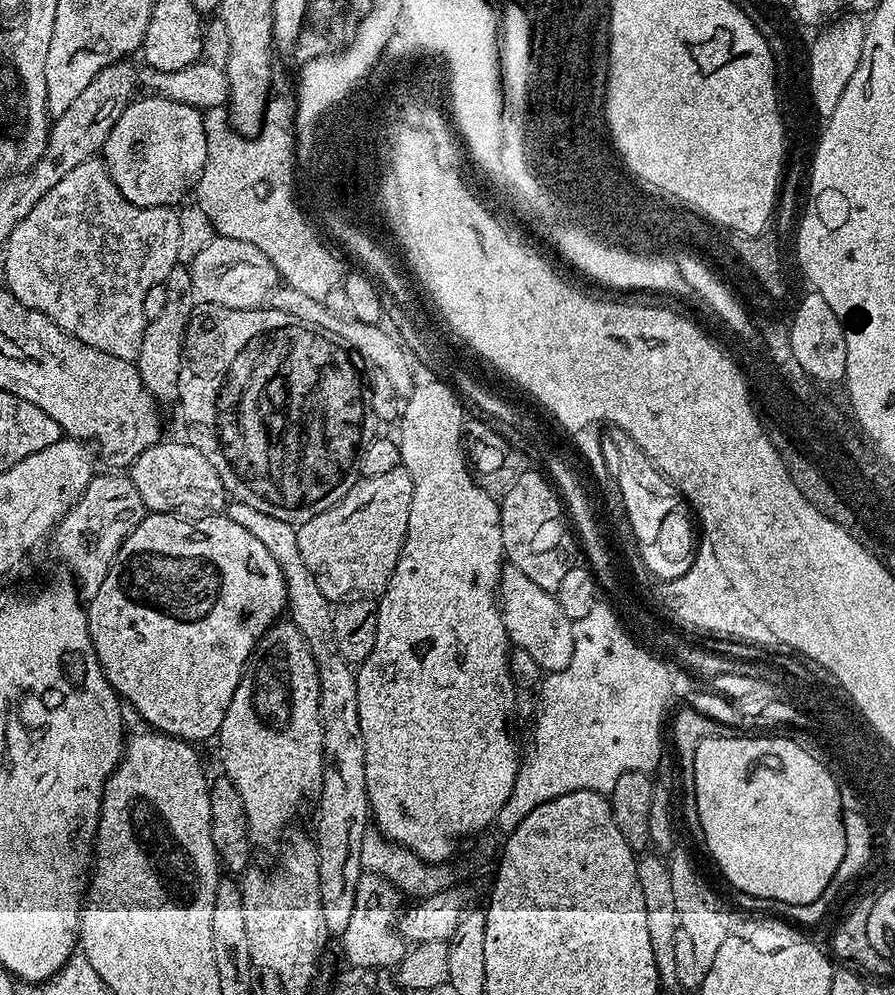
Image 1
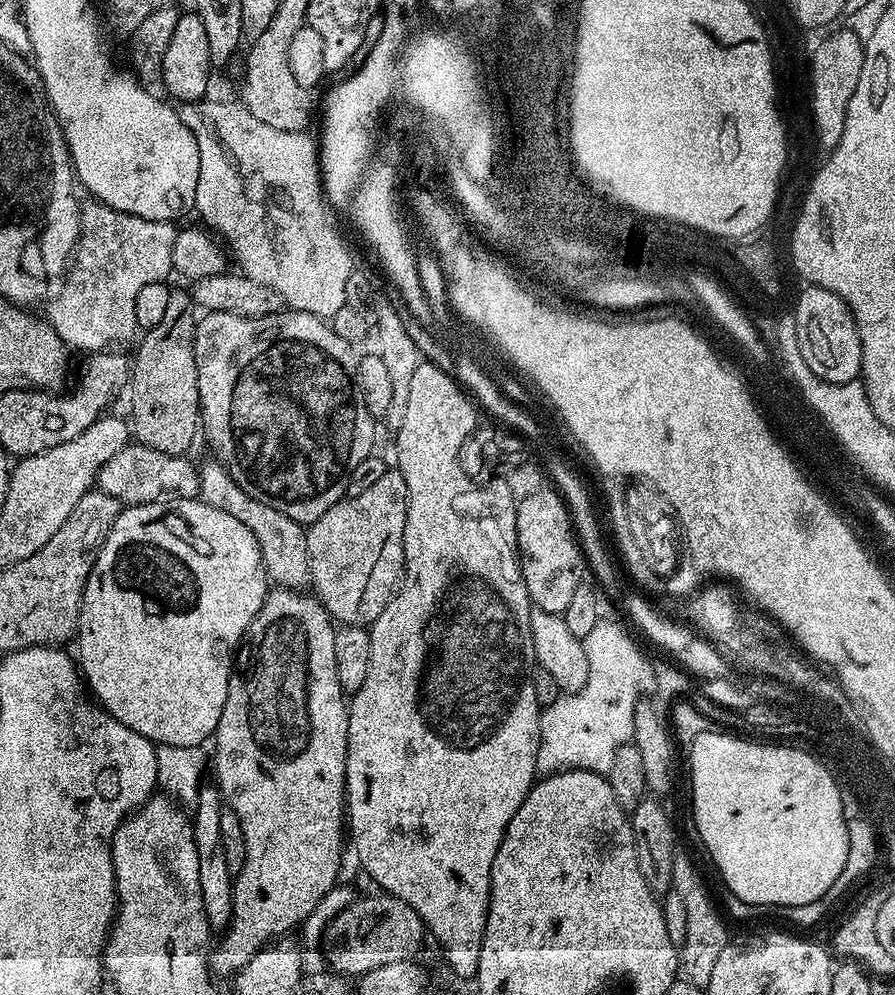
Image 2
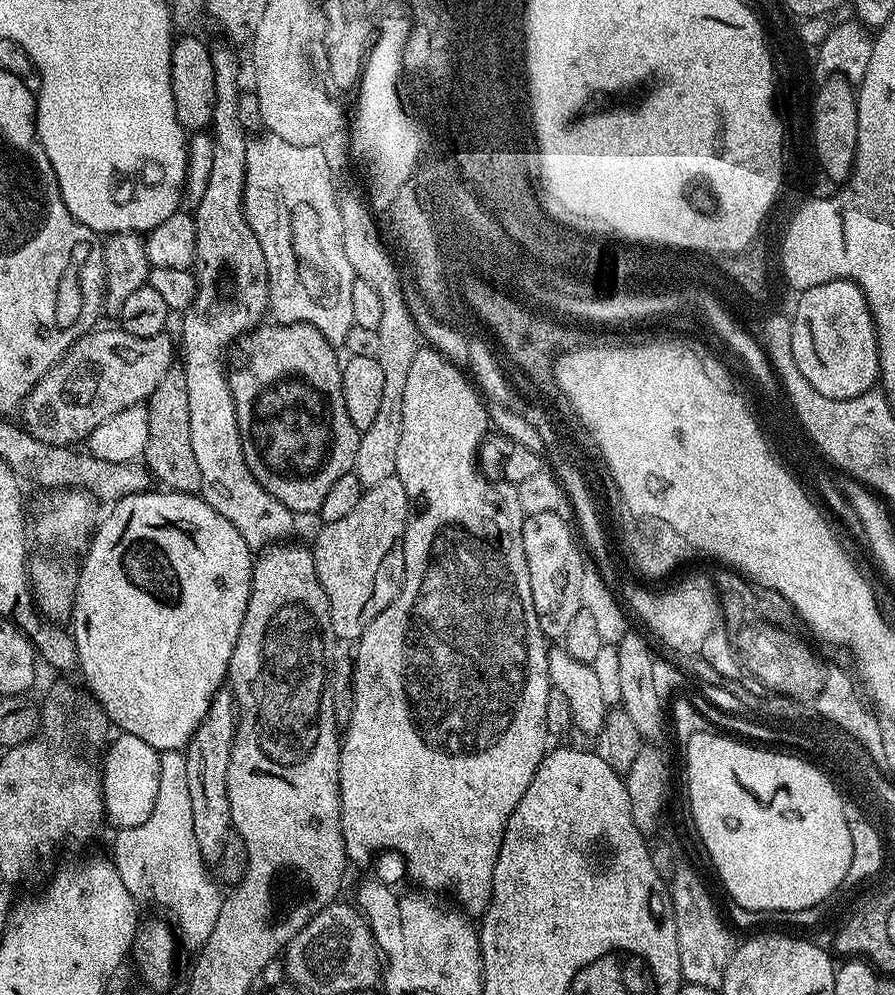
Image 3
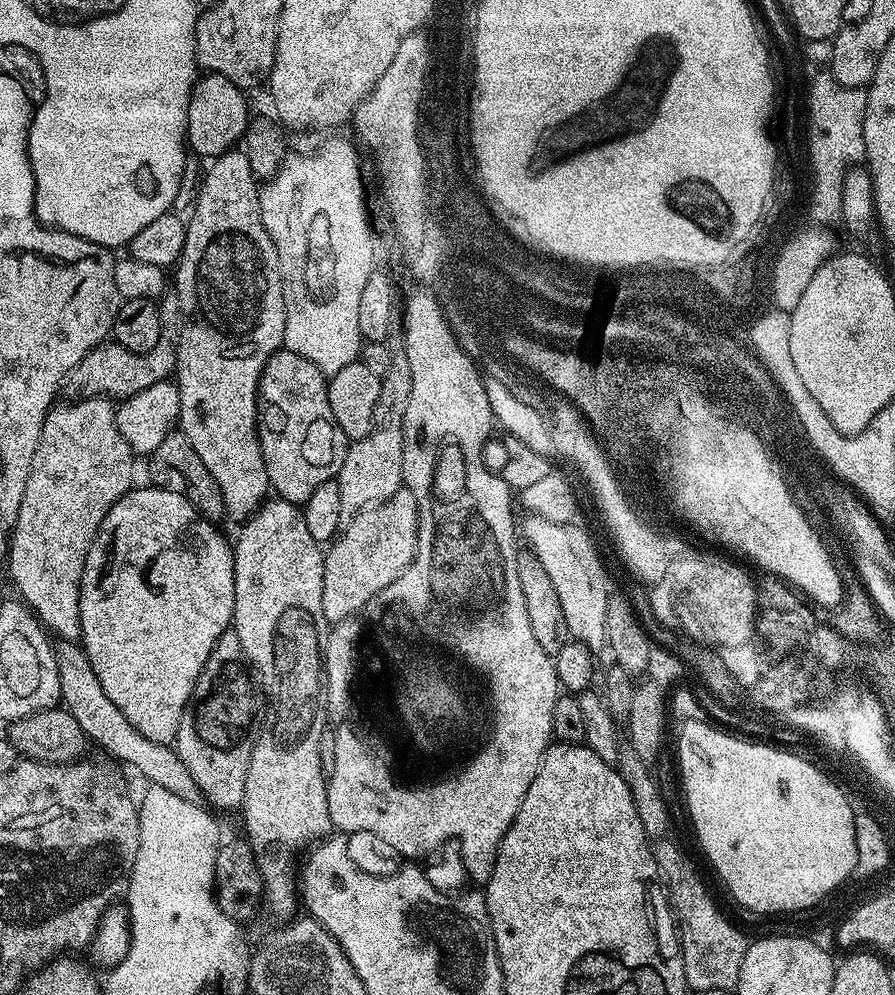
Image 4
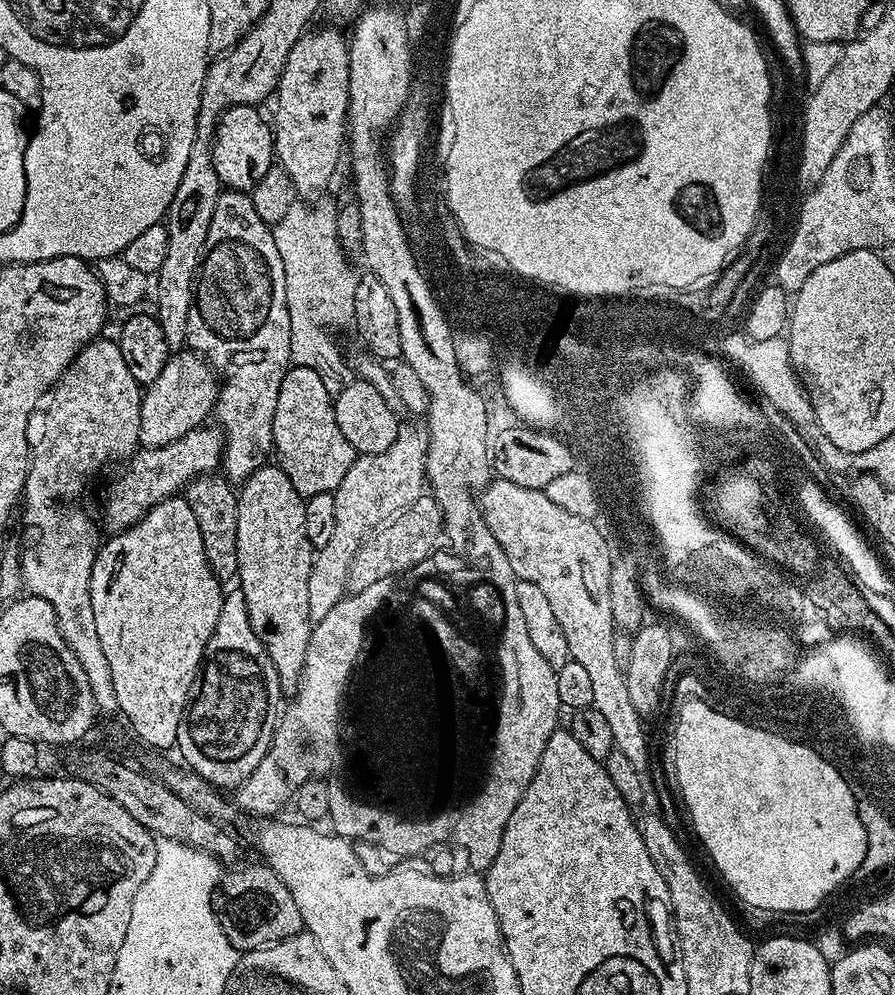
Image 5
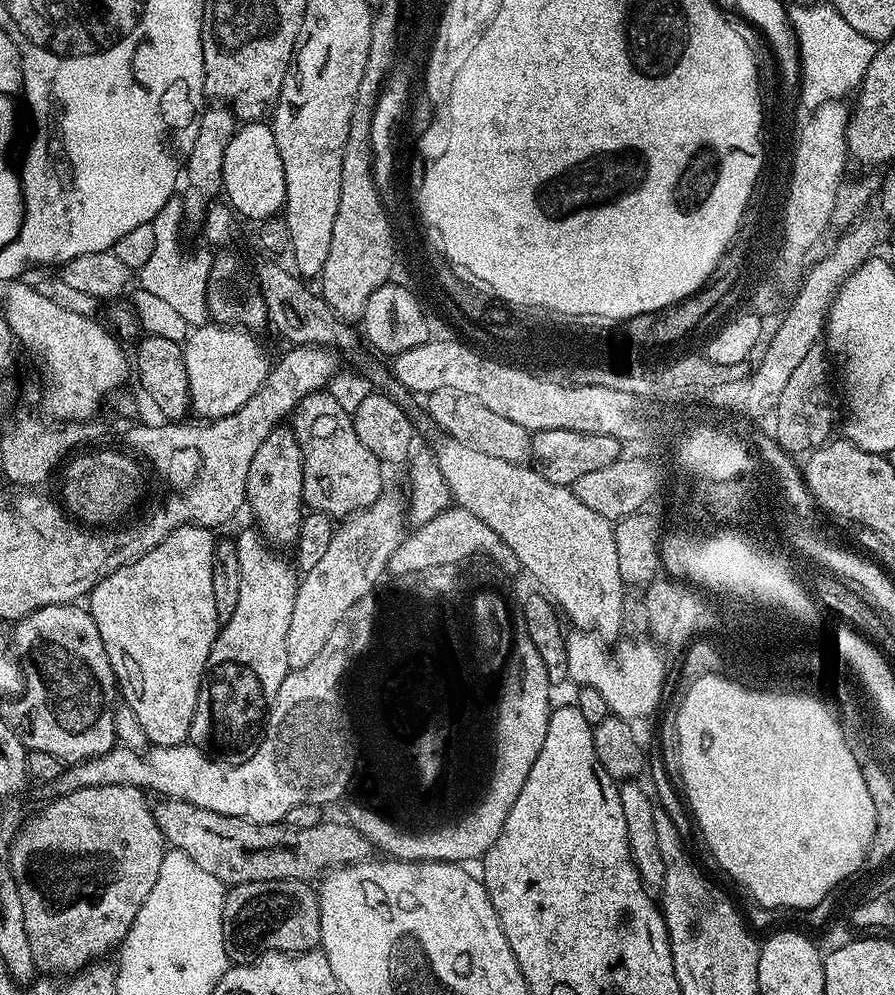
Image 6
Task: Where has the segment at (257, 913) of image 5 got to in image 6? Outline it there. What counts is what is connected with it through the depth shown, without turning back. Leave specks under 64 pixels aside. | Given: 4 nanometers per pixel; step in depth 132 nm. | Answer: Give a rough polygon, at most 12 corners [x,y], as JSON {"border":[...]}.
{"border":[[303,880],[233,884],[224,945],[233,965],[311,952],[320,898]]}

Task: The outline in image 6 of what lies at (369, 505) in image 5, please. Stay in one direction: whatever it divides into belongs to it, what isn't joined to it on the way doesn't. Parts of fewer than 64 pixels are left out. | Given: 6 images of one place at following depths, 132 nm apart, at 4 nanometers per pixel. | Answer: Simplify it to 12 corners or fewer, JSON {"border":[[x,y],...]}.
{"border":[[391,490],[333,531],[299,577],[289,669],[377,590],[406,535]]}

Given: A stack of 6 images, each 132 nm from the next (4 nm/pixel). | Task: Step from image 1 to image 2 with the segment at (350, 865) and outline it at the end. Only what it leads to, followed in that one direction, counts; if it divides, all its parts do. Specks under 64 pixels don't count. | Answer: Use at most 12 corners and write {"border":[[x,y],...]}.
{"border":[[218,462],[199,499],[238,518],[273,585],[312,579],[305,525],[250,498]]}

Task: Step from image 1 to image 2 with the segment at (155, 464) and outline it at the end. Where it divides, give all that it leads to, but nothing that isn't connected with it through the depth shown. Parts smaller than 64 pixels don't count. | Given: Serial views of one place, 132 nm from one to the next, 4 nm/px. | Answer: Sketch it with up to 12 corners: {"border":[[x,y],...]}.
{"border":[[129,442],[100,467],[121,505],[195,500],[187,455]]}

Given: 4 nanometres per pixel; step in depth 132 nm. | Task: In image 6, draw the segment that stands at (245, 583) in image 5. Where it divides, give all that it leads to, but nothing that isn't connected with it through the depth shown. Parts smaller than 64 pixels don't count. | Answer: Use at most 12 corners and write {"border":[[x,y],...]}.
{"border":[[290,426],[266,434],[247,511],[269,545],[295,545],[304,455]]}

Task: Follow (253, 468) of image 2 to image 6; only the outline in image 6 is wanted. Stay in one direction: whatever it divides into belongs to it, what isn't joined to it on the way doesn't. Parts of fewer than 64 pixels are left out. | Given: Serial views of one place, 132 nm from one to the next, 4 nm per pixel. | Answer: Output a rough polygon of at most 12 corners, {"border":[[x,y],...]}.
{"border":[[326,390],[290,427],[311,511],[347,518],[385,491],[380,459]]}

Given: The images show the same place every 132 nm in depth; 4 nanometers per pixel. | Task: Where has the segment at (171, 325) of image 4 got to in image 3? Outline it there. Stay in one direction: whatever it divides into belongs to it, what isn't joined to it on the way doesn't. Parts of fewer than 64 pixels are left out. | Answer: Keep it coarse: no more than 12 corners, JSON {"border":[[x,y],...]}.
{"border":[[167,331],[76,341],[24,399],[22,427],[76,446],[147,401],[173,367]]}

